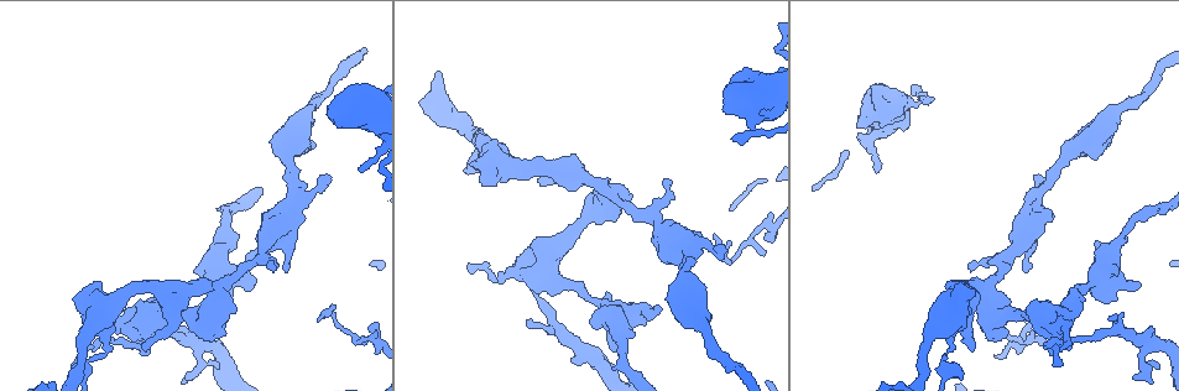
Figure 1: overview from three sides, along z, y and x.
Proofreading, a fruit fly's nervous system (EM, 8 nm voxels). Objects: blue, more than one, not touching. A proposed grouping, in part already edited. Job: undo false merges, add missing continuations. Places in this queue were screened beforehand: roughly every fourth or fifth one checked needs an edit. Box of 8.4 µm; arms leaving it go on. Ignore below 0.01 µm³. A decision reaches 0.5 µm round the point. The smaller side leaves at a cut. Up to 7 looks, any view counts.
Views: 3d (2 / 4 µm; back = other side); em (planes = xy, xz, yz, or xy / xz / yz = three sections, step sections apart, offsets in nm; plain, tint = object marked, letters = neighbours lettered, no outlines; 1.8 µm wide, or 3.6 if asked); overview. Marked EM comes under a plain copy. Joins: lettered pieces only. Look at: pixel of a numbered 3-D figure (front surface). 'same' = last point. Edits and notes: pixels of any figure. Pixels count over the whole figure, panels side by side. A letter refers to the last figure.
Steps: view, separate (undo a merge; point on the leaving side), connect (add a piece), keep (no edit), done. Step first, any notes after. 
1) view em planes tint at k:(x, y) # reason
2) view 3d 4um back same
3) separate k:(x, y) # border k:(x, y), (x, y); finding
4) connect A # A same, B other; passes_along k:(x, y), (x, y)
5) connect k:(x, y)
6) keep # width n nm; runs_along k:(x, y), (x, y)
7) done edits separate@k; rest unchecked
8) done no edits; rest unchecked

view em 3.6um xz step 8 letters at 1:(904, 105) # sudden change in width

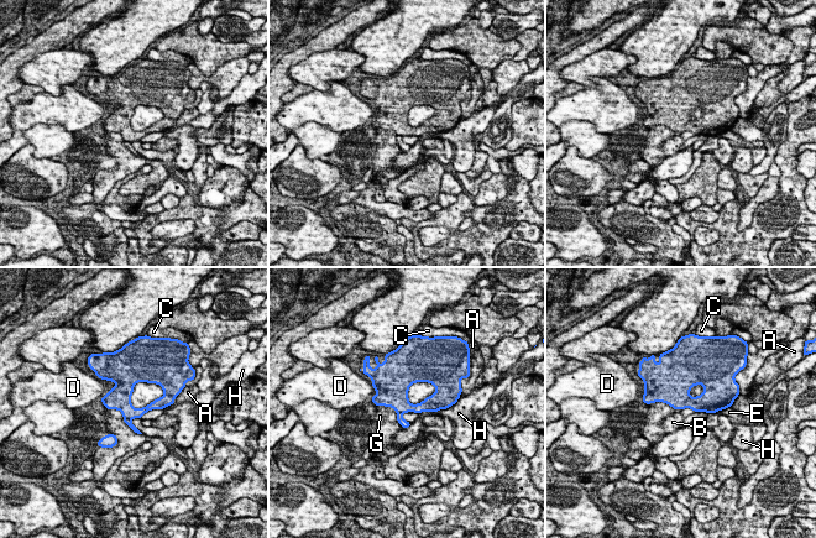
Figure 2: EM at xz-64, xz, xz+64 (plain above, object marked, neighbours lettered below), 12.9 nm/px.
separate 2:(126, 421) # A other, B other, C other, D other, E other, G other, H other; part_leaving 2:(124, 418), (139, 432); two neurons meet here

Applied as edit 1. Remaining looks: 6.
view em yz step 16 tint at 1:(977, 286) # side arm on a straight run

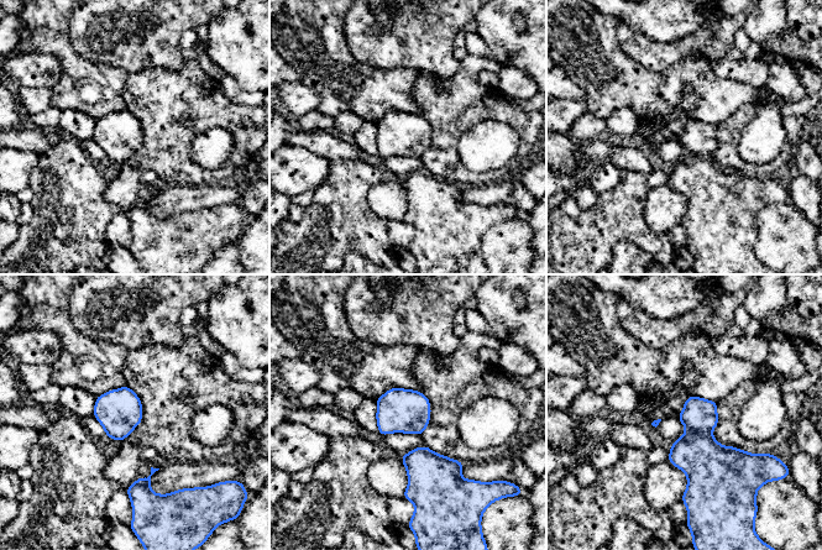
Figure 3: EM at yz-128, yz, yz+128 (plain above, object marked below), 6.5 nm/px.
view em planes letters same

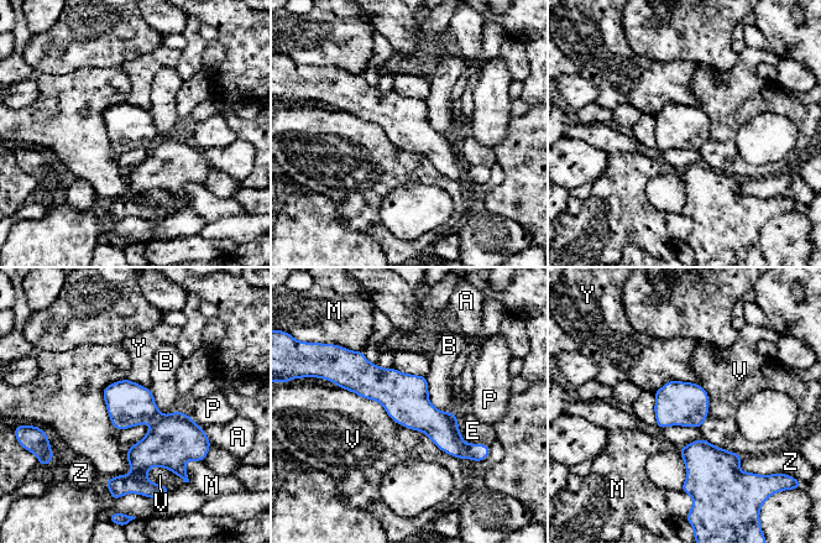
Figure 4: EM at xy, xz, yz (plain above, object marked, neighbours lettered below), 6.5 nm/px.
keep # width 280 nm; A other, B other, E other, M other, P other, V other, Y other, Z other; border 4:(425, 377), (429, 401), (454, 414); one neuron here

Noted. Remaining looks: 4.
view 3d 4um at 1:(498, 276) # calibre changes

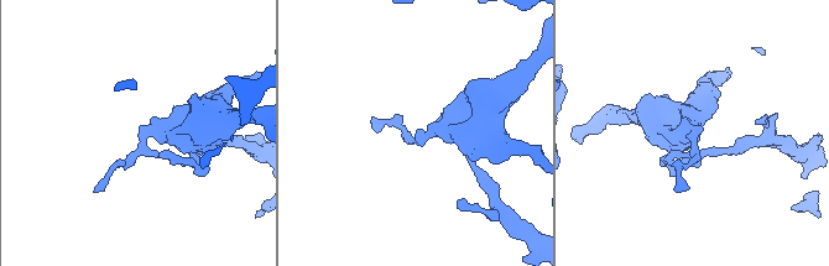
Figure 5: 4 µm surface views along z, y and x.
view em xy step 4 tint at 5:(692, 142)

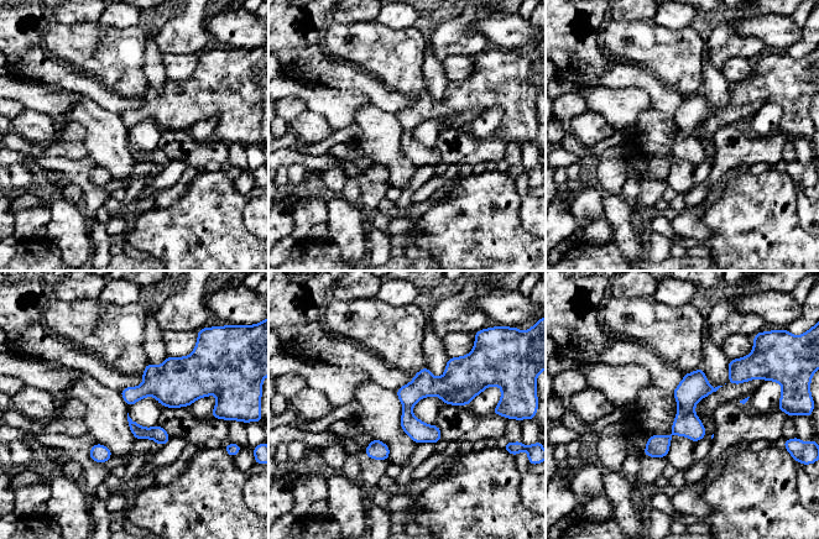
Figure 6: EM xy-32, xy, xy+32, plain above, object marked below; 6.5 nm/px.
view em yz step 16 letters same # cut it another way

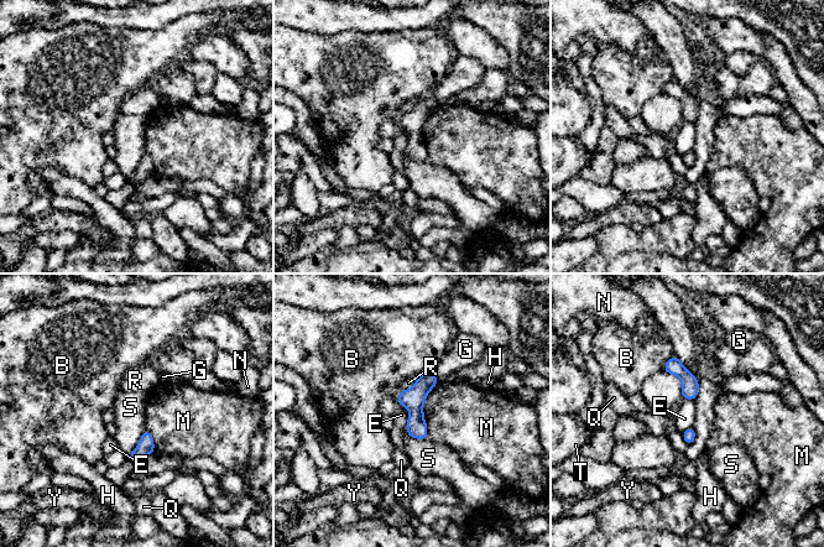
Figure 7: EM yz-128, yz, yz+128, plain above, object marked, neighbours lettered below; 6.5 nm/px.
separate 7:(416, 428) # B other, E other, G other, H other, M other, N other, Q other, R other, S other, T other, Y other; border 7:(410, 412), (413, 418), (423, 421); two neurons meet here

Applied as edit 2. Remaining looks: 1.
done edits separate@2, separate@7; rest unchecked

